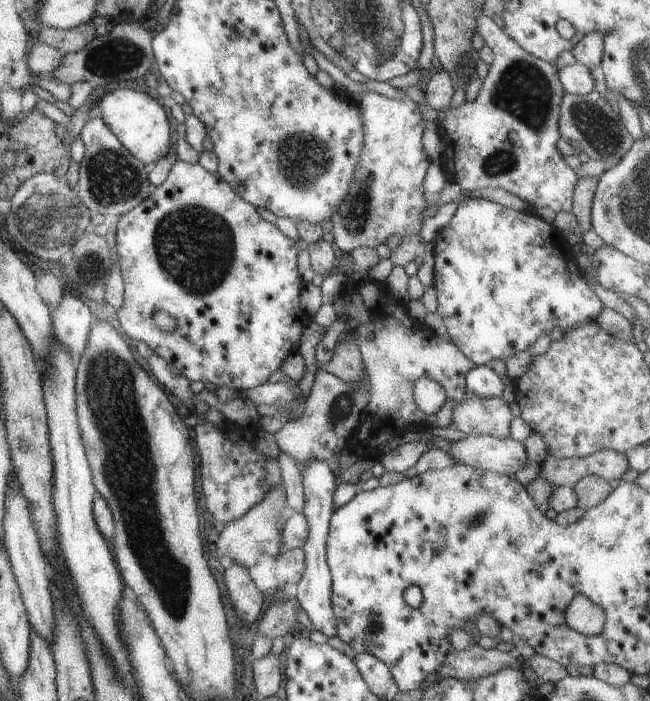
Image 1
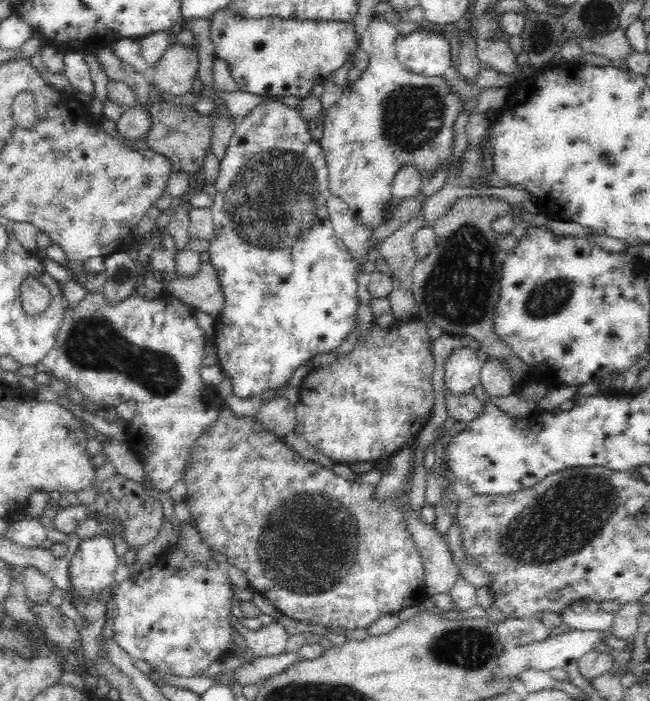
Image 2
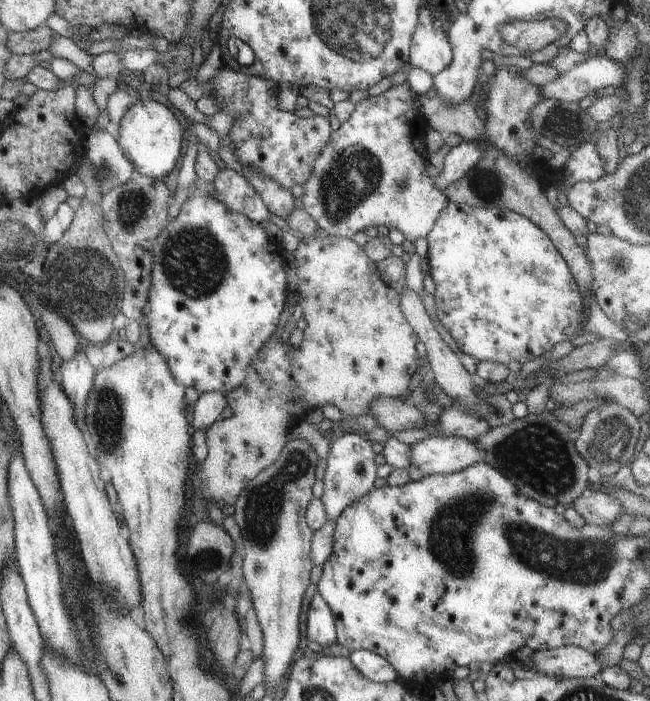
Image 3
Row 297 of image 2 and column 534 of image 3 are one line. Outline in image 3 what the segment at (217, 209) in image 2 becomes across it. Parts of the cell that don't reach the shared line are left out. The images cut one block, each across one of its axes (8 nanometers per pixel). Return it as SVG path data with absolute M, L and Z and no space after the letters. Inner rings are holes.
M447 203L445 208L439 212L433 228L426 234L427 251L426 259L428 264L428 274L431 276L435 290L433 292L435 303L435 314L440 324L445 328L449 335L457 344L461 353L472 356L477 362L491 361L506 365L508 362L515 361L519 364L527 362L533 358L545 354L547 350L554 348L555 344L561 340L571 340L581 332L581 315L585 309L581 304L581 294L579 288L571 276L571 272L560 252L554 247L551 239L533 222L529 222L527 218L511 212L510 210L497 209L492 207L473 208L467 204Z

